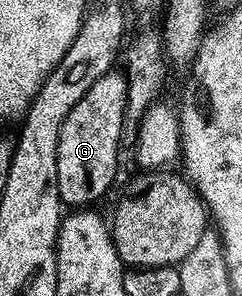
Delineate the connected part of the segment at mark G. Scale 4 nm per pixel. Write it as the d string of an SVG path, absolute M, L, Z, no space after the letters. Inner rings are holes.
M110 71L91 83L91 91L71 107L71 115L63 119L57 148L57 186L65 207L89 207L105 192L113 189L116 153L120 150L120 127L127 103L126 74ZM73 205L73 206L69 206Z

